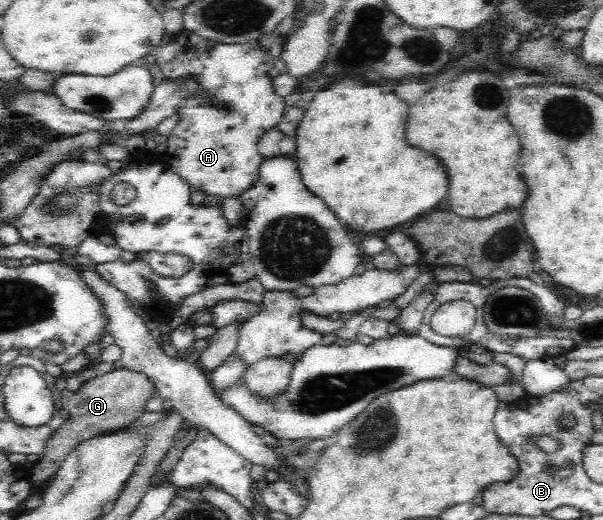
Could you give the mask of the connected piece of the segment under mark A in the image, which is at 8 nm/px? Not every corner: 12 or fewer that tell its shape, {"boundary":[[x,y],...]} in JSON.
{"boundary":[[184,29],[154,56],[198,77],[169,166],[216,201],[260,177],[285,110],[259,41]]}

